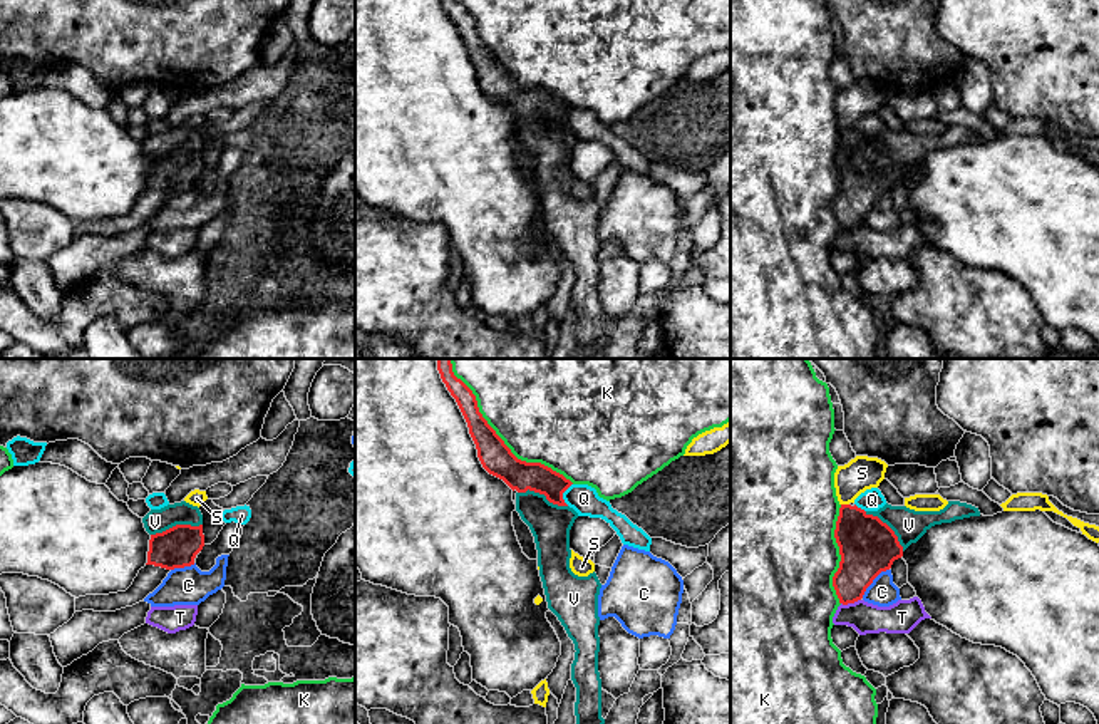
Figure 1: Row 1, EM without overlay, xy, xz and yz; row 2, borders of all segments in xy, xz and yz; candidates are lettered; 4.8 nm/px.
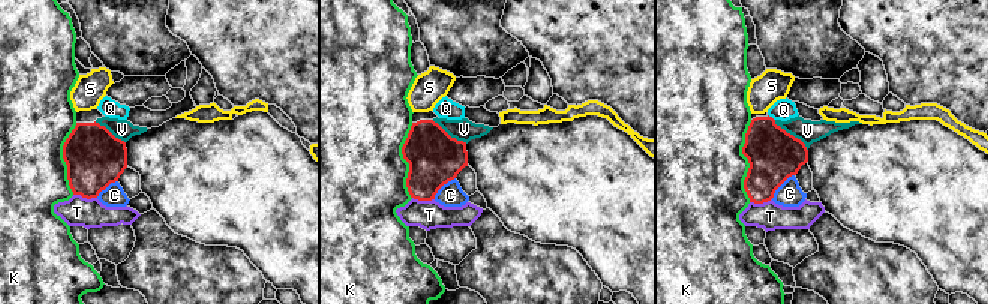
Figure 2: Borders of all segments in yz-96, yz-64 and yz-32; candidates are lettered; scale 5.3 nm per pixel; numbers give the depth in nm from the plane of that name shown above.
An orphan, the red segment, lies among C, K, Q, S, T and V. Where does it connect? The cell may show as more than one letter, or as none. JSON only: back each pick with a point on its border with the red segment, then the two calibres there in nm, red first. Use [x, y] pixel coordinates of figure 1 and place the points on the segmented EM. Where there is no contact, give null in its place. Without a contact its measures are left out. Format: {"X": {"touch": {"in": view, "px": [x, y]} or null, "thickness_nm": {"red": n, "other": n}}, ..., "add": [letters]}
{"V": {"touch": {"in": "xy", "px": [176, 525]}, "thickness_nm": {"red": 190, "other": 110}}, "add": ["V"]}

